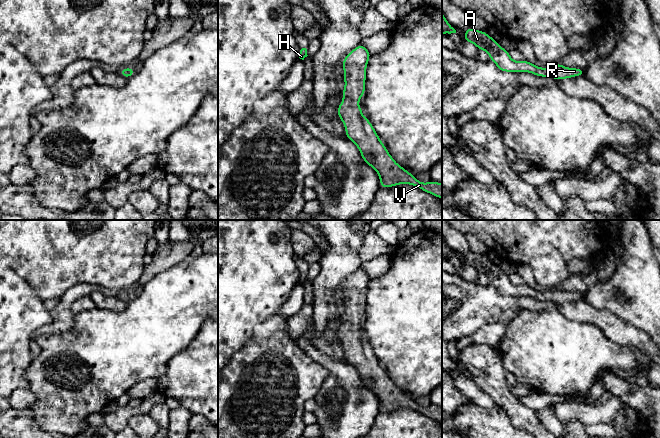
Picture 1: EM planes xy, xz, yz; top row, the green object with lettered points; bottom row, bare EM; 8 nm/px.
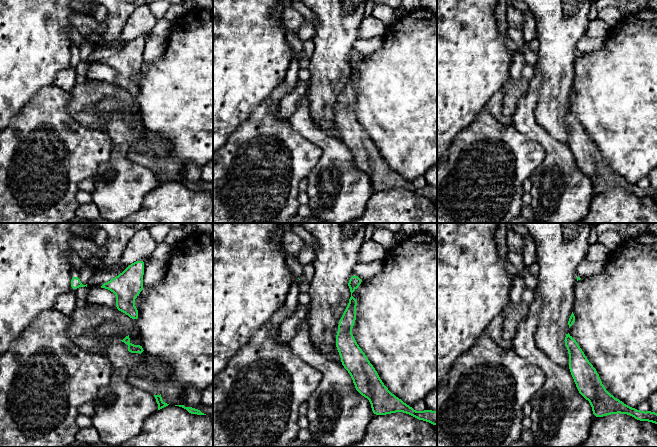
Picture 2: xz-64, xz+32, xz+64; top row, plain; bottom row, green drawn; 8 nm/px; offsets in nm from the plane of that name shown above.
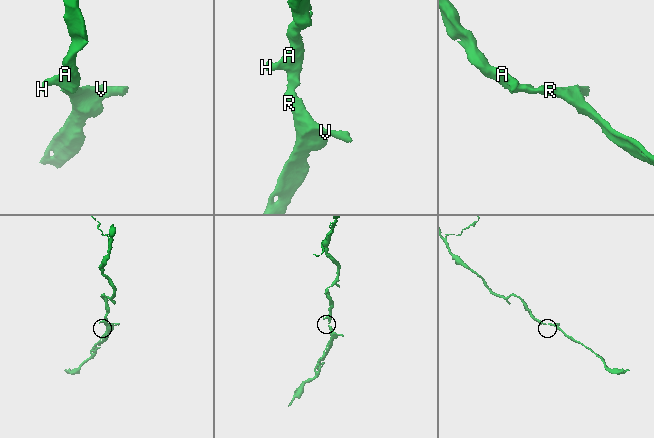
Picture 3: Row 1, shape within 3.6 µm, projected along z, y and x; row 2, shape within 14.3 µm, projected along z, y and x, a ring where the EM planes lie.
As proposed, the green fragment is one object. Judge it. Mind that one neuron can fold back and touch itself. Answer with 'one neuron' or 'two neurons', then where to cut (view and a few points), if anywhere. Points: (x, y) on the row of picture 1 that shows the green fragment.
one neuron; no cut

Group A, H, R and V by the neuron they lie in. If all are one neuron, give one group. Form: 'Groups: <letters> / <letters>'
Groups: A H R V

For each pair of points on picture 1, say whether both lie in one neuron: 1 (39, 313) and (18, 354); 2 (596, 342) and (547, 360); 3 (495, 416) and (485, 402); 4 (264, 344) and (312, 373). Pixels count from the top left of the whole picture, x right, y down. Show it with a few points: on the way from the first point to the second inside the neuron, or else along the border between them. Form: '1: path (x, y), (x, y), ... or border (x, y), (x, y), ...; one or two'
1: path (29, 323), (18, 334), (18, 344); one
2: path (584, 351), (578, 351), (568, 356), (559, 356); one
3: border (471, 403), (484, 408), (492, 408), (497, 405); two
4: path (276, 356), (286, 357), (300, 370); one

